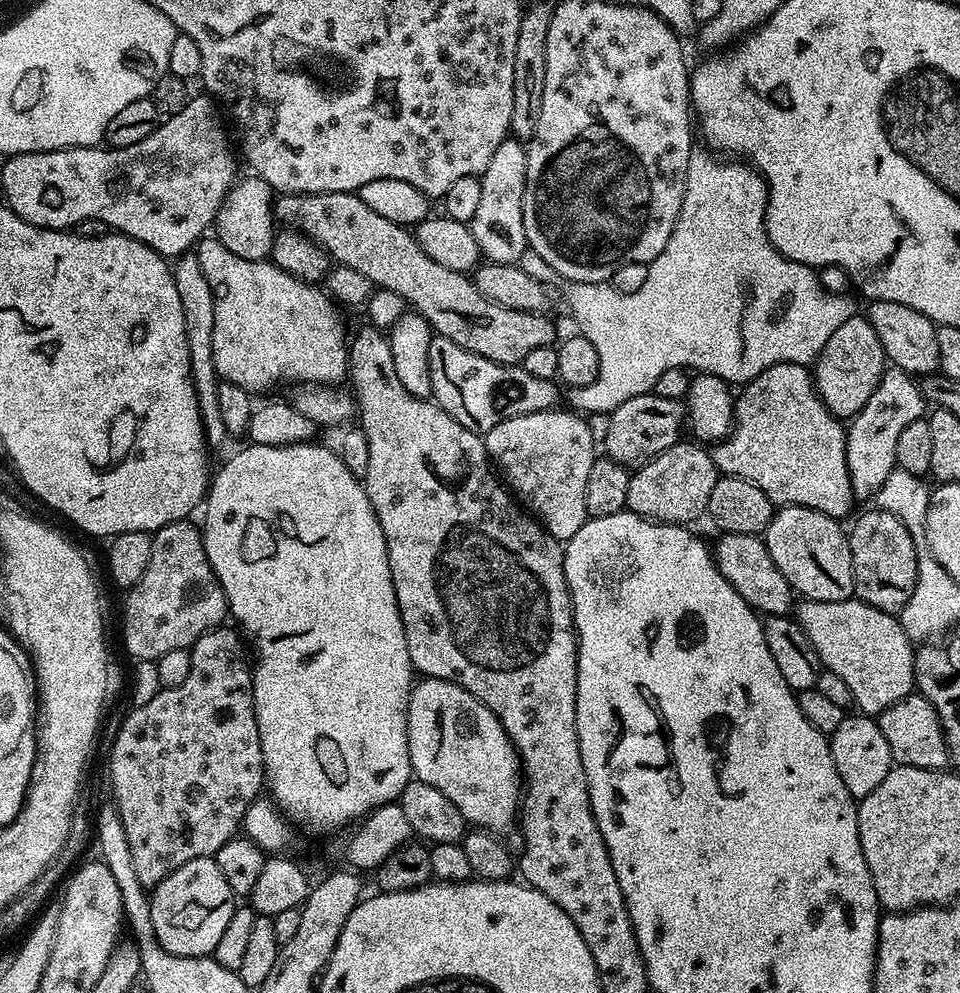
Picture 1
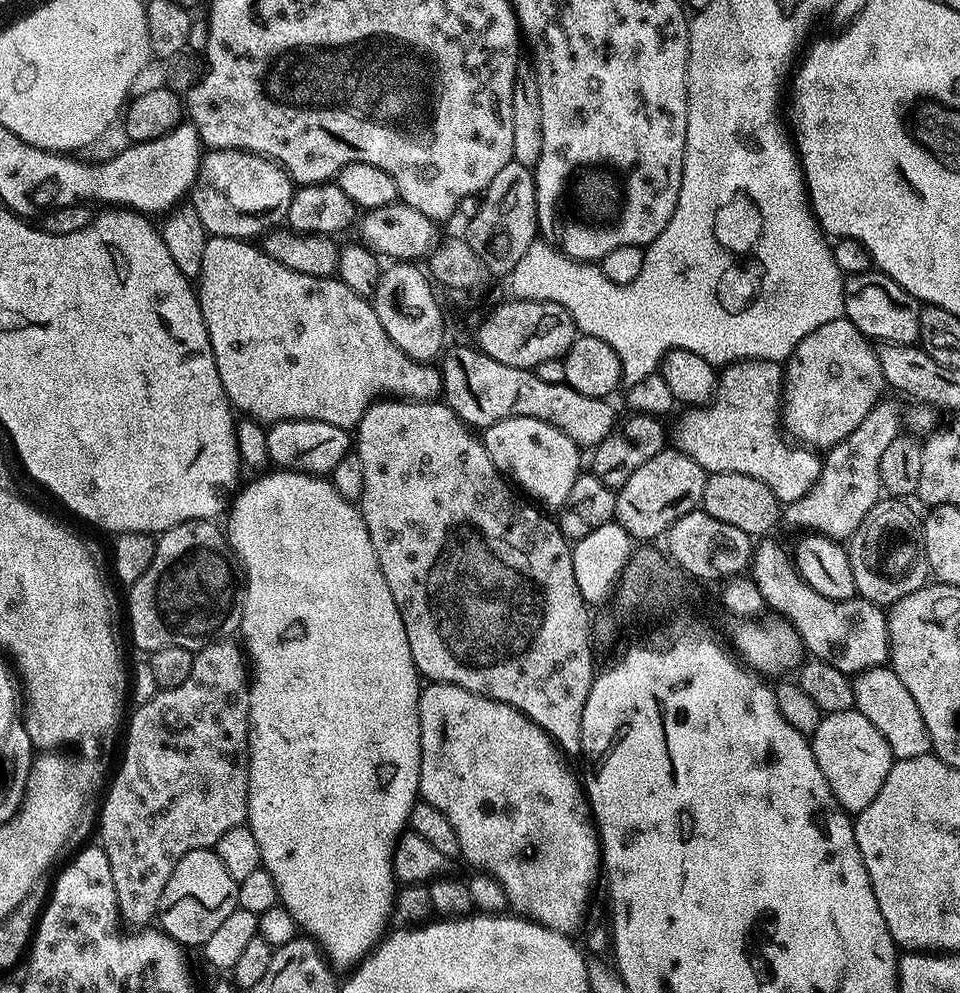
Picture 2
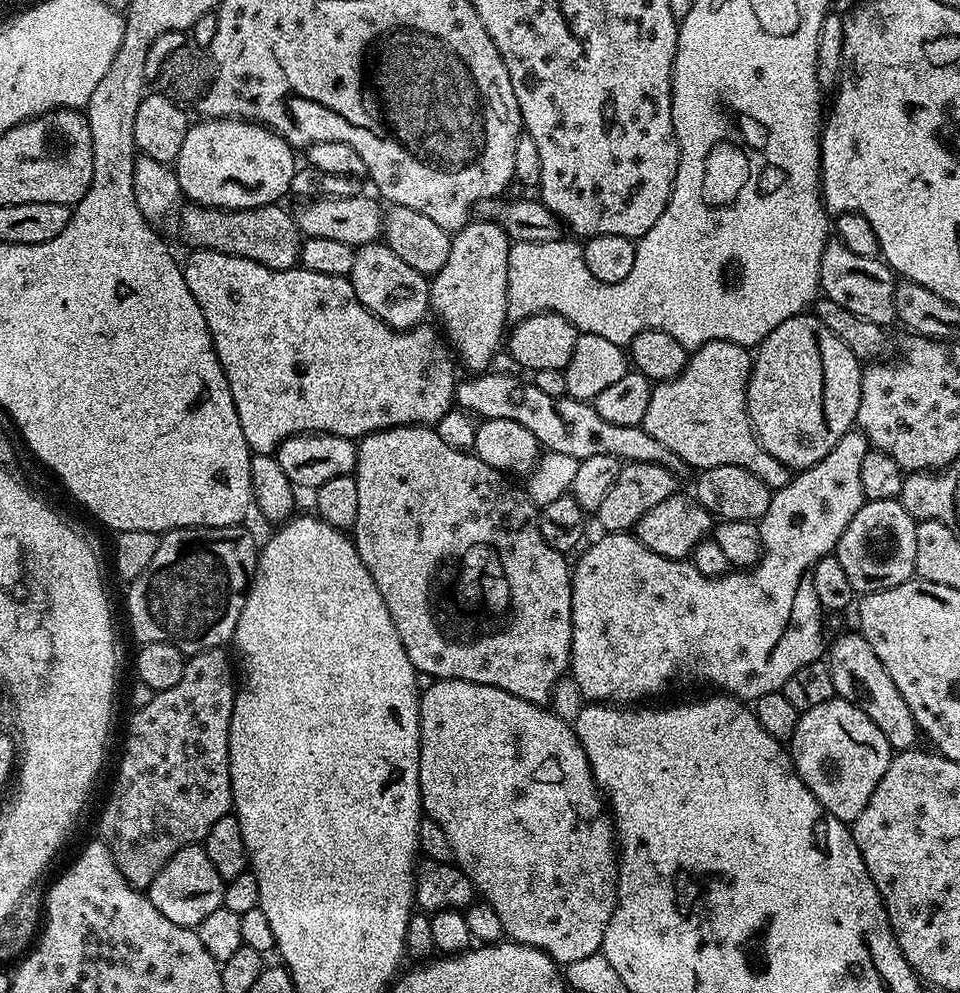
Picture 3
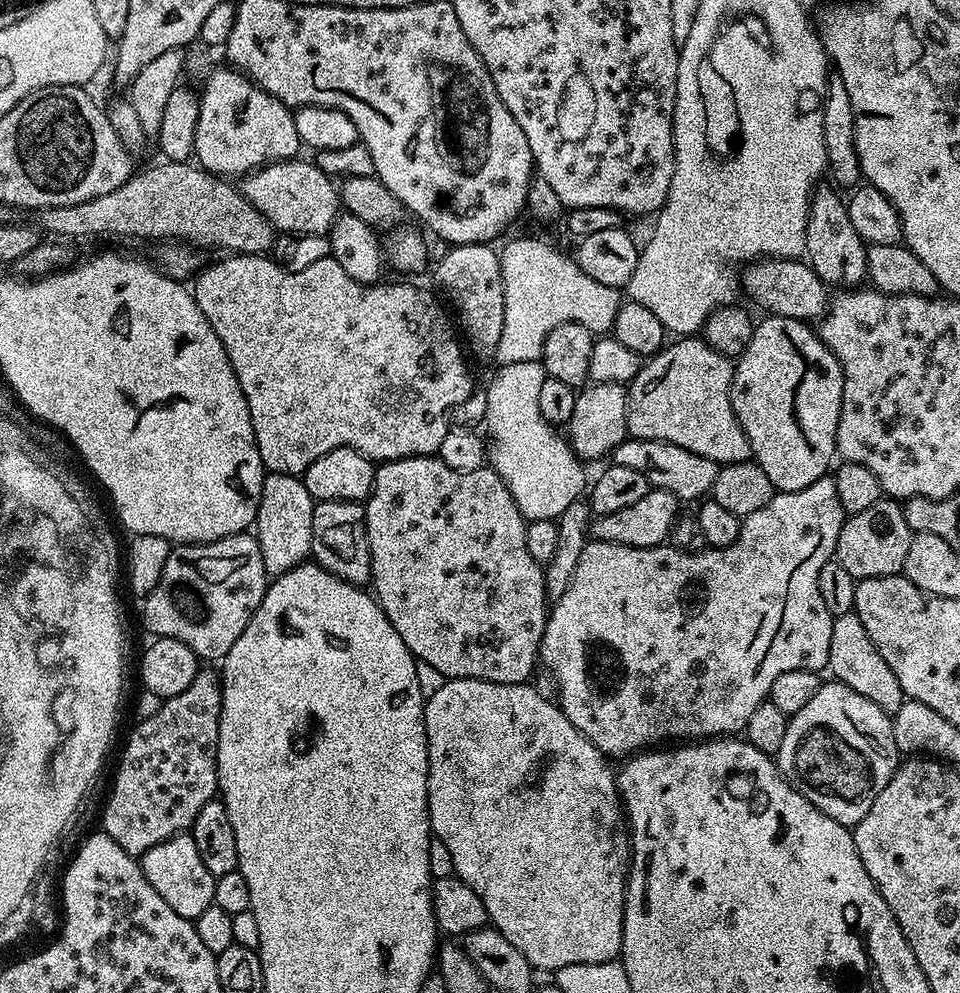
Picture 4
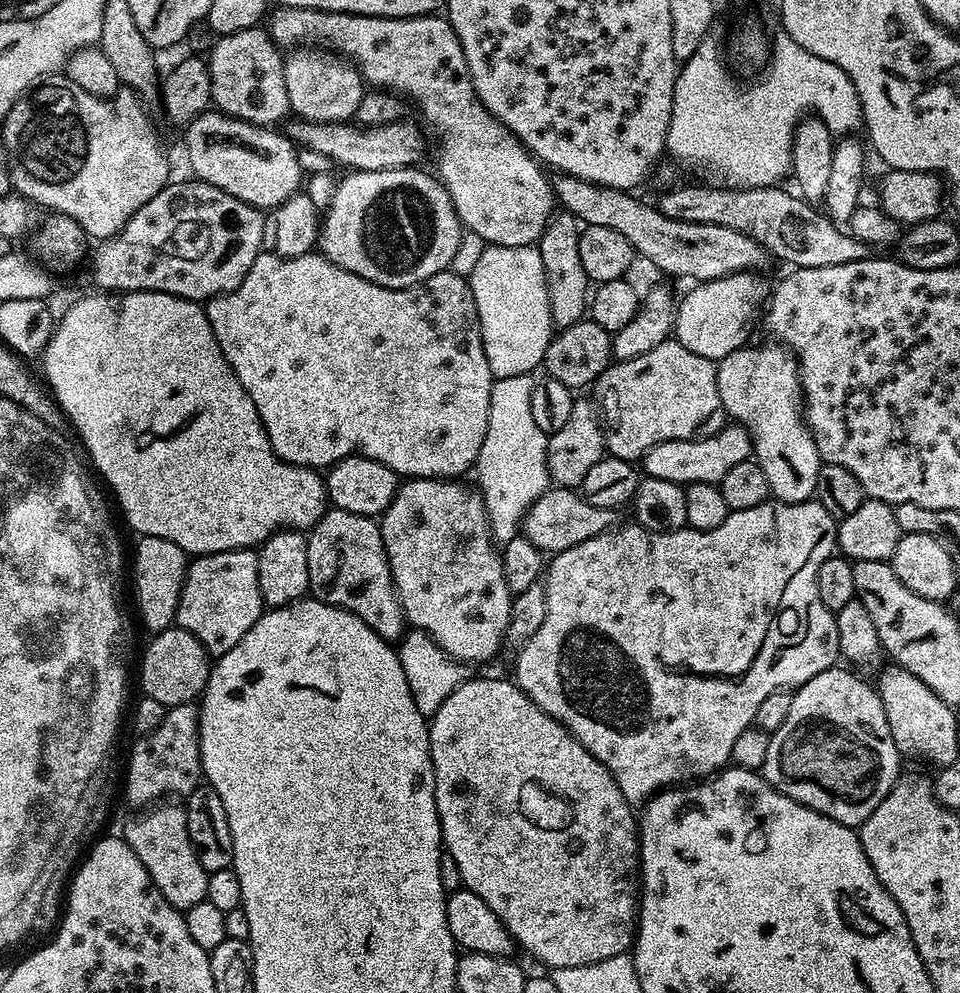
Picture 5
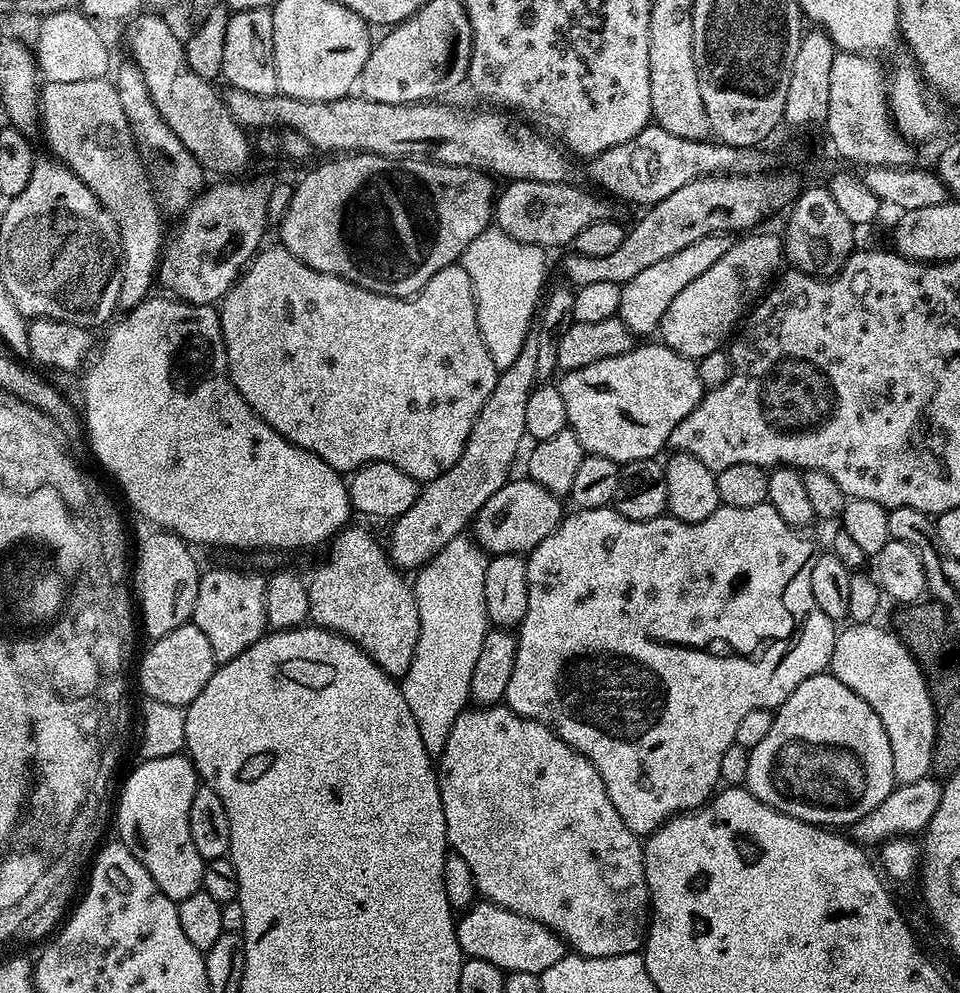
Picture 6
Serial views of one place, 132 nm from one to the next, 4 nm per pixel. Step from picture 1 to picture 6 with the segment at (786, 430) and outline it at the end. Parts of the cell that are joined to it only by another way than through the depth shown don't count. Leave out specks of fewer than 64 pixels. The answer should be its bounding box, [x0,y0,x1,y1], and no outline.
[558,342,706,466]

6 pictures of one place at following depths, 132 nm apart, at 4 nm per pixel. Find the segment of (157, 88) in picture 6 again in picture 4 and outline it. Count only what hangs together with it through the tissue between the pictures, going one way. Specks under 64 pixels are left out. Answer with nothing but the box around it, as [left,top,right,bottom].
[238,158,342,236]

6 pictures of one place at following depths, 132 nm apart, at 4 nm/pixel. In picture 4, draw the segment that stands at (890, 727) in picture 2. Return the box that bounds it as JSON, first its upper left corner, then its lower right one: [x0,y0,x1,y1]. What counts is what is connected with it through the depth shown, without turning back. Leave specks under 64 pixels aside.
[827,611,906,714]

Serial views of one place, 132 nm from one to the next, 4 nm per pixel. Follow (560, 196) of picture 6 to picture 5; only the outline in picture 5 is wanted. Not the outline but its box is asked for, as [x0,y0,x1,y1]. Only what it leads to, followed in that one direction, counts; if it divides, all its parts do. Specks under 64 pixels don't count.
[266,7,554,248]

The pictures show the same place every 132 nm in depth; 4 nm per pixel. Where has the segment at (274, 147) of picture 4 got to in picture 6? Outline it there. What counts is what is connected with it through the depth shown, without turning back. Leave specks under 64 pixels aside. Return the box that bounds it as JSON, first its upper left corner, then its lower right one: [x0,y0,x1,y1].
[220,9,280,96]

